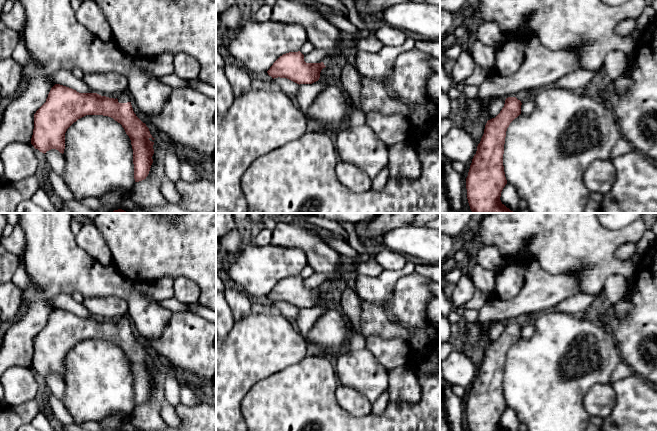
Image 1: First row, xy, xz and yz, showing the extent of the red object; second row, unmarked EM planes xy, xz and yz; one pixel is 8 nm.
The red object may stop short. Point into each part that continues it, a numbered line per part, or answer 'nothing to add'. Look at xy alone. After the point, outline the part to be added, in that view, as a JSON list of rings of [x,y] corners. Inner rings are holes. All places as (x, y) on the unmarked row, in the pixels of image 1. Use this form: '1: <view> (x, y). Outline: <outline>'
1: xy (124, 321). Outline: [[[129,313],[125,314],[121,318],[118,319],[117,321],[119,327],[127,327],[131,326],[132,319]]]

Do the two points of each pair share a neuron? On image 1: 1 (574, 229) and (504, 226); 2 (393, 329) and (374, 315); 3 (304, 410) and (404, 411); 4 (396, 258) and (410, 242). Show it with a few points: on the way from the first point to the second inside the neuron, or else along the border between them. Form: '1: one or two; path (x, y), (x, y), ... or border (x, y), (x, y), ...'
1: one; path (557, 226), (521, 226)
2: one; path (388, 329), (379, 320)
3: one; path (329, 420), (379, 420)
4: two; border (386, 247), (403, 255)

